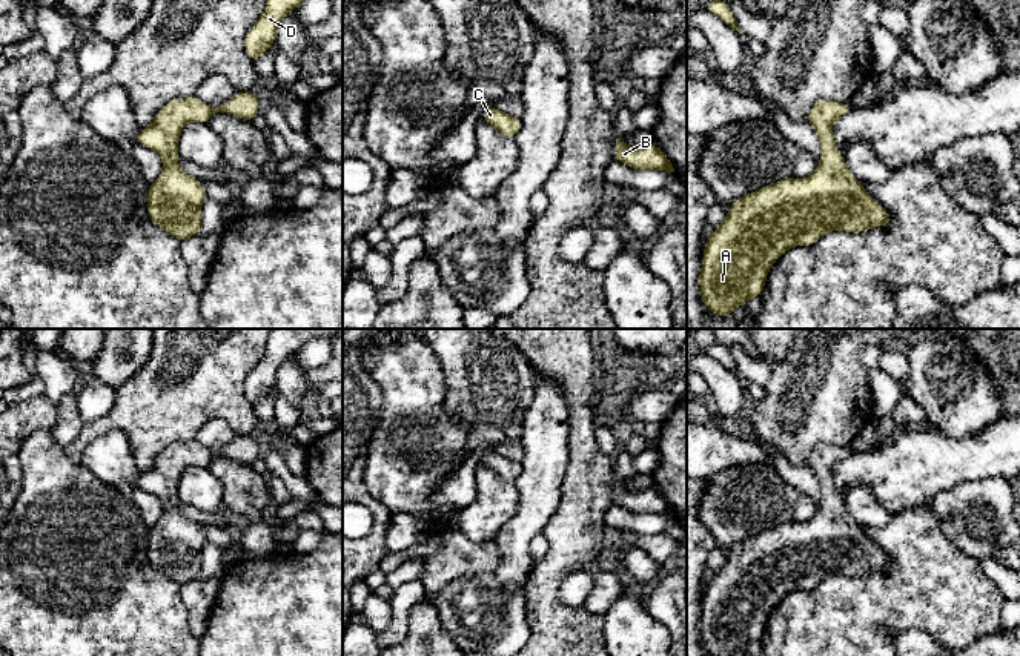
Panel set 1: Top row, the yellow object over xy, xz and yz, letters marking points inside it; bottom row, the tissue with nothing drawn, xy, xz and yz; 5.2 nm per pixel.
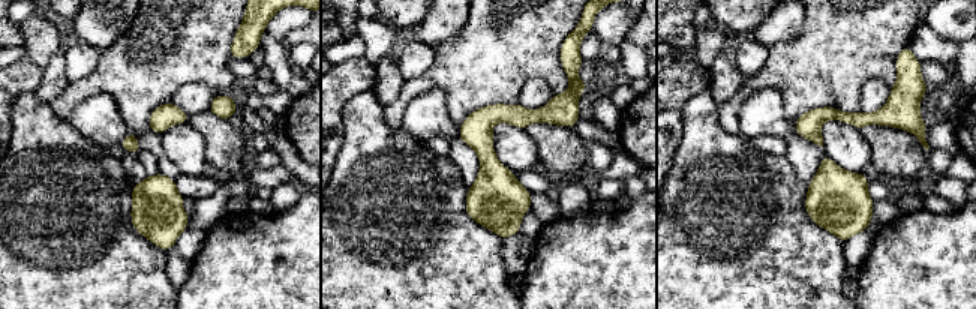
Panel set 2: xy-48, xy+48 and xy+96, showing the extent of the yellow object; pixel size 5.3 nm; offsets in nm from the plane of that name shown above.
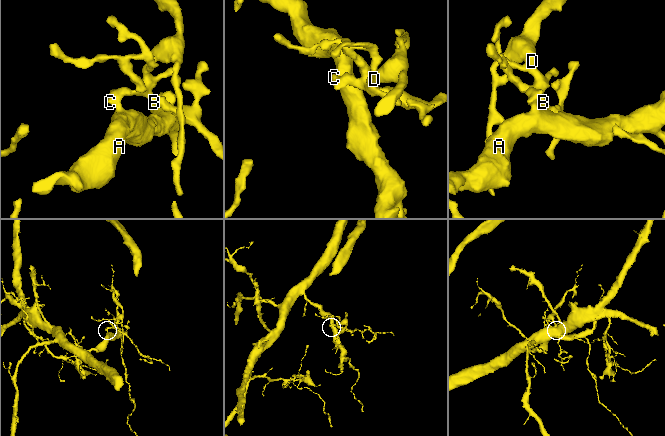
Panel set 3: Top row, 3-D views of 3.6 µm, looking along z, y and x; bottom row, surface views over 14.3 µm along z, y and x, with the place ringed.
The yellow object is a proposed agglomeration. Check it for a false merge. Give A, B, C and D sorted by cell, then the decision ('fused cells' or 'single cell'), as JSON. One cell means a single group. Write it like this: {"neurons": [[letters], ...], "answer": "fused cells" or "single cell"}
{"neurons": [["A", "B", "C", "D"]], "answer": "single cell"}

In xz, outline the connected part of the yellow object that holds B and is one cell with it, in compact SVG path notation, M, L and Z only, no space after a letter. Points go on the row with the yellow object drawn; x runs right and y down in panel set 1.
M619 137L614 141L614 160L634 171L674 172L670 158L653 141L641 147L633 147Z

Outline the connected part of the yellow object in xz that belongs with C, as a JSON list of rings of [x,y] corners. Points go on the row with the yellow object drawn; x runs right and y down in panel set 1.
[[[495,106],[487,108],[482,112],[482,117],[485,121],[488,121],[499,134],[508,138],[515,138],[515,135],[522,128],[522,123],[519,118],[515,118]]]

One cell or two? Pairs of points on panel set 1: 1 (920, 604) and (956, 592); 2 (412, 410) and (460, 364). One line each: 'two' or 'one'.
1: one
2: two

